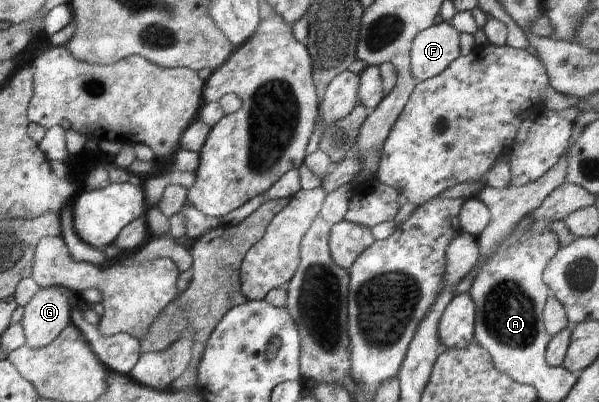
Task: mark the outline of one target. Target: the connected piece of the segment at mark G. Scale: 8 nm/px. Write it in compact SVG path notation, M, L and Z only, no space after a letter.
M58 285L40 287L24 307L20 326L24 328L26 346L48 346L70 324L70 298Z

